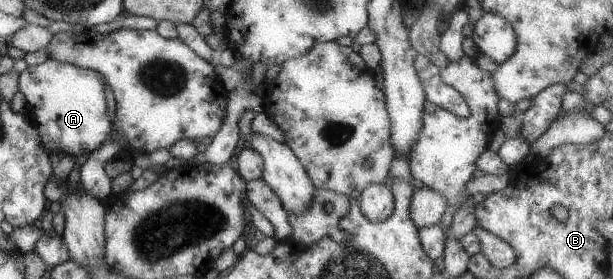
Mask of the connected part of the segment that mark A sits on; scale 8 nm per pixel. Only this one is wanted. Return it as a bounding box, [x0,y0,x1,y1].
[17,57,115,160]

